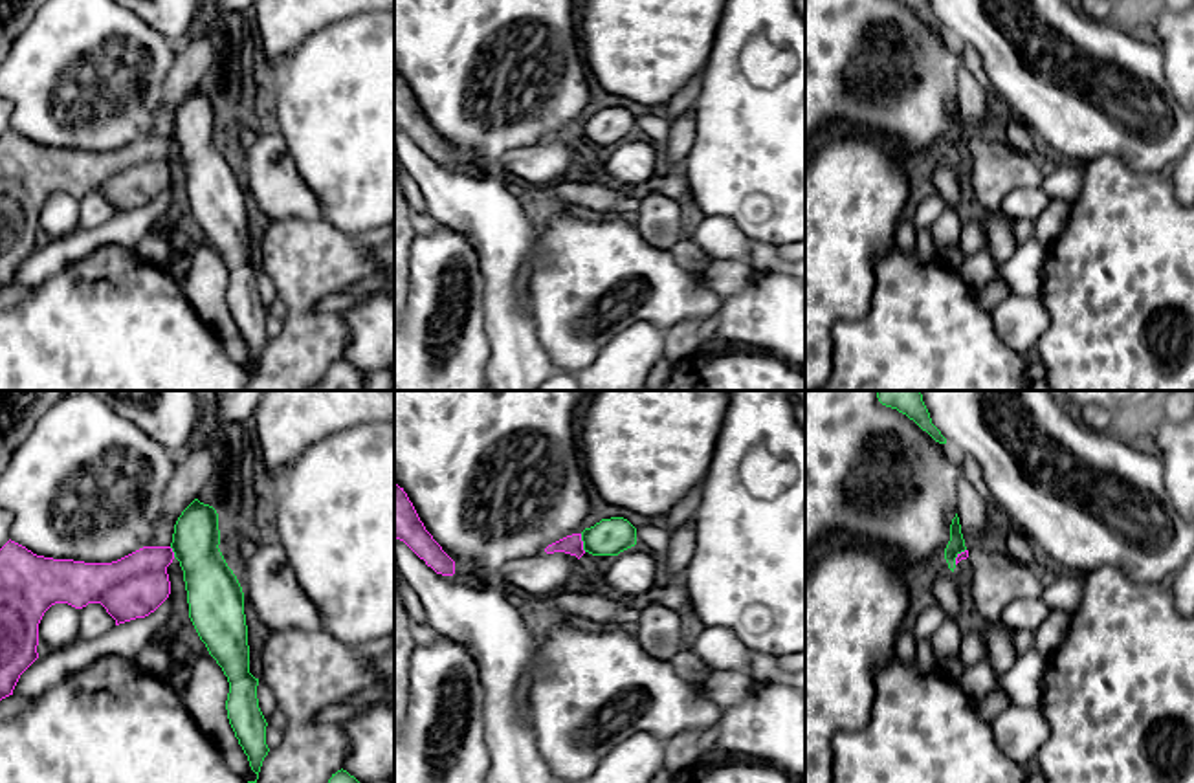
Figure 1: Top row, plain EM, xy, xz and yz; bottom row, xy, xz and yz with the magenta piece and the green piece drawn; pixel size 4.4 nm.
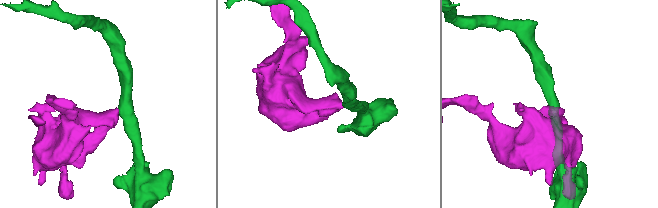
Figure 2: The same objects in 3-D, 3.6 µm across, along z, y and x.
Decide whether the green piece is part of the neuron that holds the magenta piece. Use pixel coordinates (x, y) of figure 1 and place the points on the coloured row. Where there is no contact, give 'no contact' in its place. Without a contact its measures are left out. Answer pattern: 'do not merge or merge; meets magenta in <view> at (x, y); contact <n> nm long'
do not merge; meets magenta in xz at (582, 543); contact 80 nm long

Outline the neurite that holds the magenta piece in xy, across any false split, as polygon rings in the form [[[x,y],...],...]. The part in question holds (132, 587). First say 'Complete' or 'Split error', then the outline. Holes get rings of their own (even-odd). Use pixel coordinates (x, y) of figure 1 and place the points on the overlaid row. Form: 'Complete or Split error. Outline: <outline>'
Complete. Outline: [[[7,541],[0,548],[0,700],[39,658],[39,623],[55,603],[101,603],[116,625],[145,618],[171,594],[171,546],[143,546],[112,563],[37,556]]]

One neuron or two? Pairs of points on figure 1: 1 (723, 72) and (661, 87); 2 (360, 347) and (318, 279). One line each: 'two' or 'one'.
1: two
2: two

